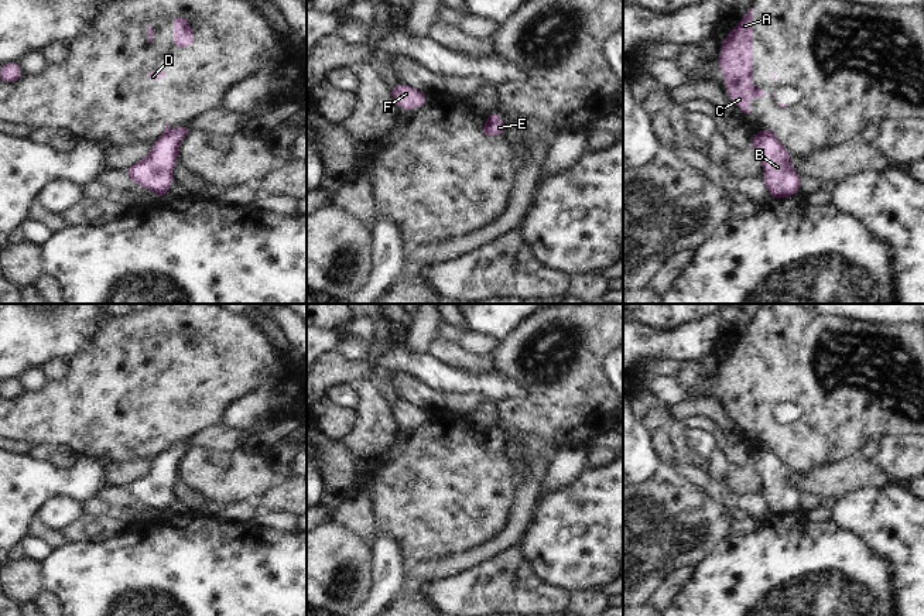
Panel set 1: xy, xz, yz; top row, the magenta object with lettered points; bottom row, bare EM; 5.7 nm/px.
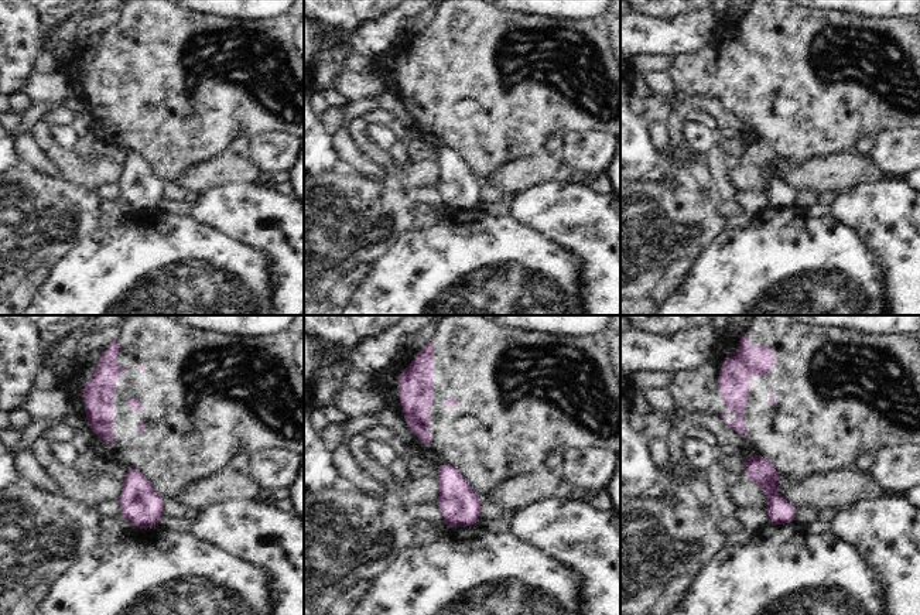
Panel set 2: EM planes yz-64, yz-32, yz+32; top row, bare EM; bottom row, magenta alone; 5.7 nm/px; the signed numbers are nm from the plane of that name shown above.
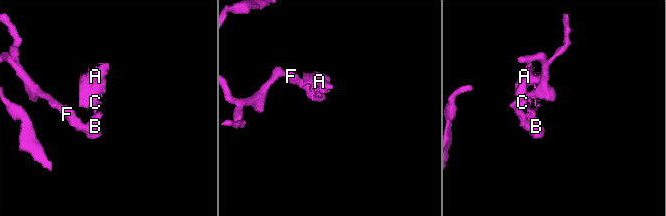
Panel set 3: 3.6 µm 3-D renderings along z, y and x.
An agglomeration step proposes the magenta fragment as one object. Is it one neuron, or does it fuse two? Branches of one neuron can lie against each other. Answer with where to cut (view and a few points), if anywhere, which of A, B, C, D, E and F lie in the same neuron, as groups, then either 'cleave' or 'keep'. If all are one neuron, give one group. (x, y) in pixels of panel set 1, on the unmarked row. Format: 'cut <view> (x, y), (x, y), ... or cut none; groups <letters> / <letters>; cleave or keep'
cut yz (766, 445), (774, 451); groups A C D / B E F; cleave

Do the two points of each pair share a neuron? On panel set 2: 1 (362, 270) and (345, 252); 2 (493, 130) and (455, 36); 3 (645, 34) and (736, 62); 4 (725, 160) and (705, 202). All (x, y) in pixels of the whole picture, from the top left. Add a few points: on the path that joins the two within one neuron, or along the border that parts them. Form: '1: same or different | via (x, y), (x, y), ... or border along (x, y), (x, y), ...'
1: different | border along (370, 265), (356, 265), (332, 287)
2: same | via (493, 106), (493, 74), (479, 60)
3: different | border along (707, 44), (700, 50), (674, 55)
4: different | border along (714, 194), (720, 200)

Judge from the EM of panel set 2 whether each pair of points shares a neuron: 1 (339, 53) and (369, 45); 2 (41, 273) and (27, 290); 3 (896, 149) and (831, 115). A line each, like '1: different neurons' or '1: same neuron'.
1: different neurons
2: same neuron
3: different neurons

